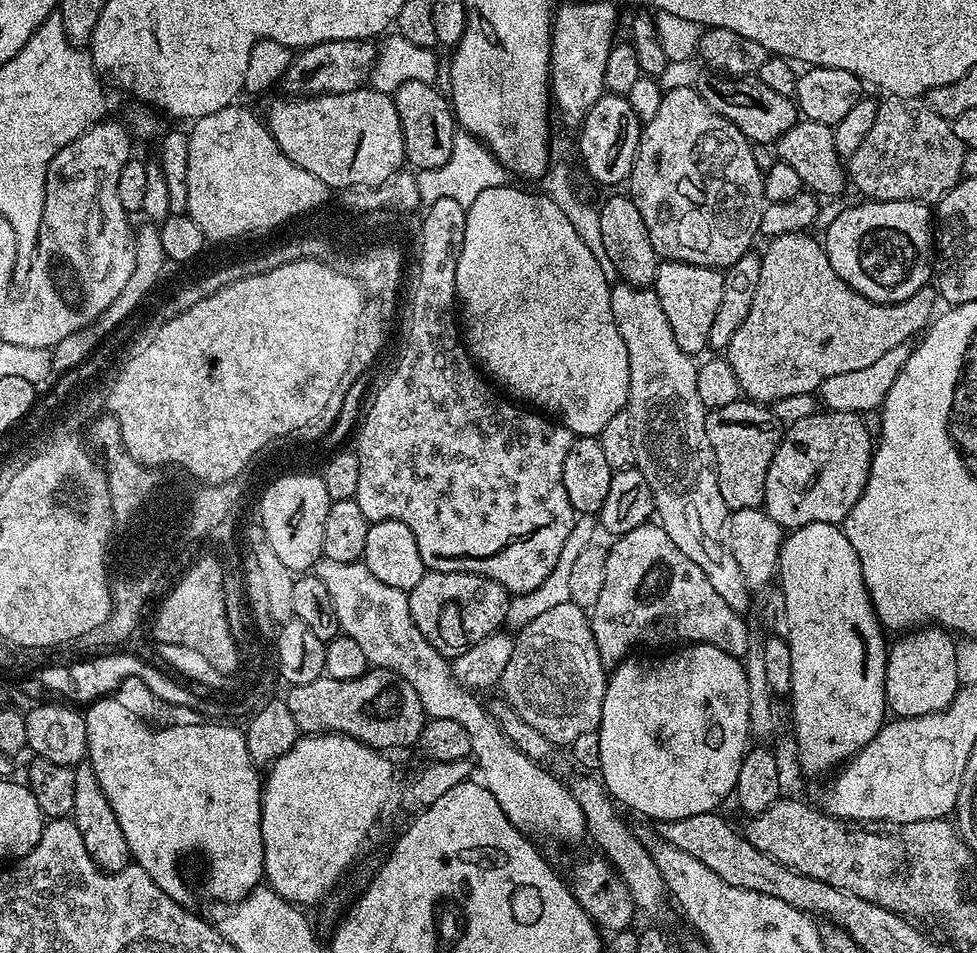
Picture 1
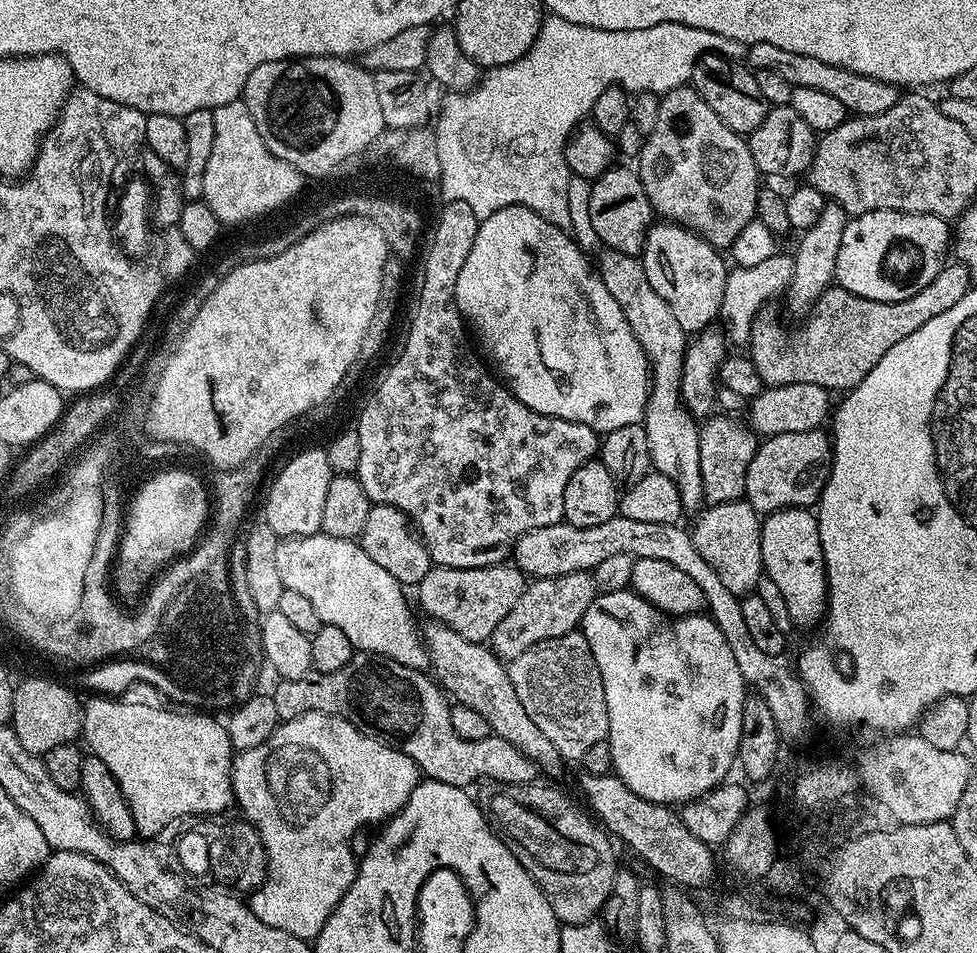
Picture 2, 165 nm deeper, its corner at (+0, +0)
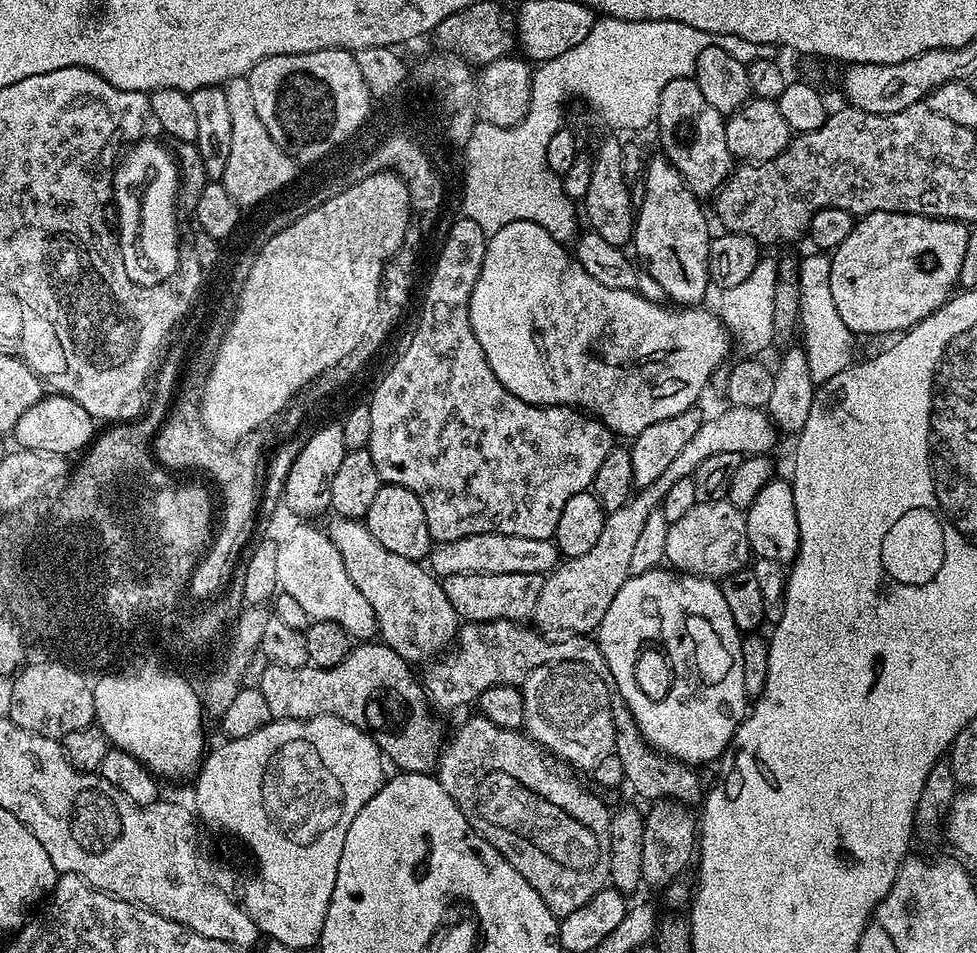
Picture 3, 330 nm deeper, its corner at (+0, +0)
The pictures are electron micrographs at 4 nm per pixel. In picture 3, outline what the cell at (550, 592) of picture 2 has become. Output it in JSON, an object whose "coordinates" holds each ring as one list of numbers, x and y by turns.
{"coordinates":[[731,406,725,409,725,412,718,413,713,420,705,419,700,423,698,434,694,434,694,438,686,442,682,454,678,454,678,458,674,458,670,467,654,482,650,482,650,486,639,489,626,506,607,513,602,535,598,537,598,546,592,547,581,556,565,559,544,576,542,594,538,594,538,606,531,615,539,631,545,634,595,633,610,602,614,602,614,594,618,594,618,590,622,590,622,586,628,581,630,553,642,534,642,526,661,505,670,486,674,486,674,482,695,476,698,466,702,466,702,462,710,458,710,454,738,452,744,456,762,456,771,453,771,448,776,444,776,436,778,437,778,428,765,409]]}

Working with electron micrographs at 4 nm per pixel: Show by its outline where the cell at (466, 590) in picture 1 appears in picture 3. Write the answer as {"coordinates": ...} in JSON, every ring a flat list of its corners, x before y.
{"coordinates":[[454,574,443,577,446,598,454,606,461,621,477,624,491,620,524,622,538,606,538,594,542,594,544,576,538,574]]}

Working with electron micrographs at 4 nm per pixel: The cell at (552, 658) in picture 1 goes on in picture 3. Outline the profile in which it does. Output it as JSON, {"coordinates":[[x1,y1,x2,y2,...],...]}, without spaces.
{"coordinates":[[557,660,531,672,523,682,522,691,526,702,524,728,541,748,584,770,598,766,602,758,613,755,616,746,613,693,605,677,578,661]]}

